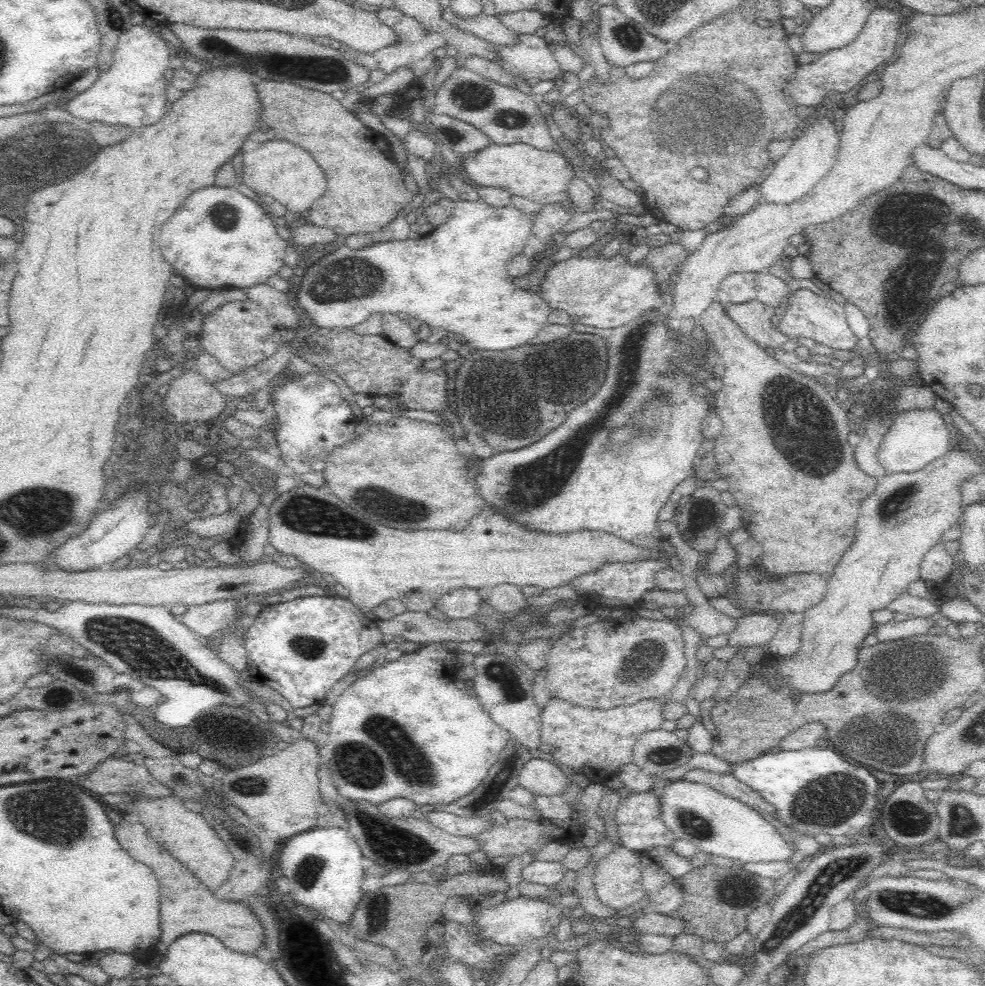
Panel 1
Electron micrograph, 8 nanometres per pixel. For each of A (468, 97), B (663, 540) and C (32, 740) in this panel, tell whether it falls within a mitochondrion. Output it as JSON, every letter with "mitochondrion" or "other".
{"A":"mitochondrion","B":"other","C":"other"}

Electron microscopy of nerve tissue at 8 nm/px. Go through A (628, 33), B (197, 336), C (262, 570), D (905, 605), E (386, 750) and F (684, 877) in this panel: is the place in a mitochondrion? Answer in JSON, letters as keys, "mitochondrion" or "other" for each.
{"A":"mitochondrion","B":"other","C":"other","D":"other","E":"mitochondrion","F":"other"}

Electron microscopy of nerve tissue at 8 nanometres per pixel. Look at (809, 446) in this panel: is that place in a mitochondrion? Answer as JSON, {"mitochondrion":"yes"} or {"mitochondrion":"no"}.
{"mitochondrion":"yes"}

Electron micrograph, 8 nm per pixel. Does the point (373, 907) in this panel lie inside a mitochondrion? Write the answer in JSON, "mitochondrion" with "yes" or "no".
{"mitochondrion":"yes"}

